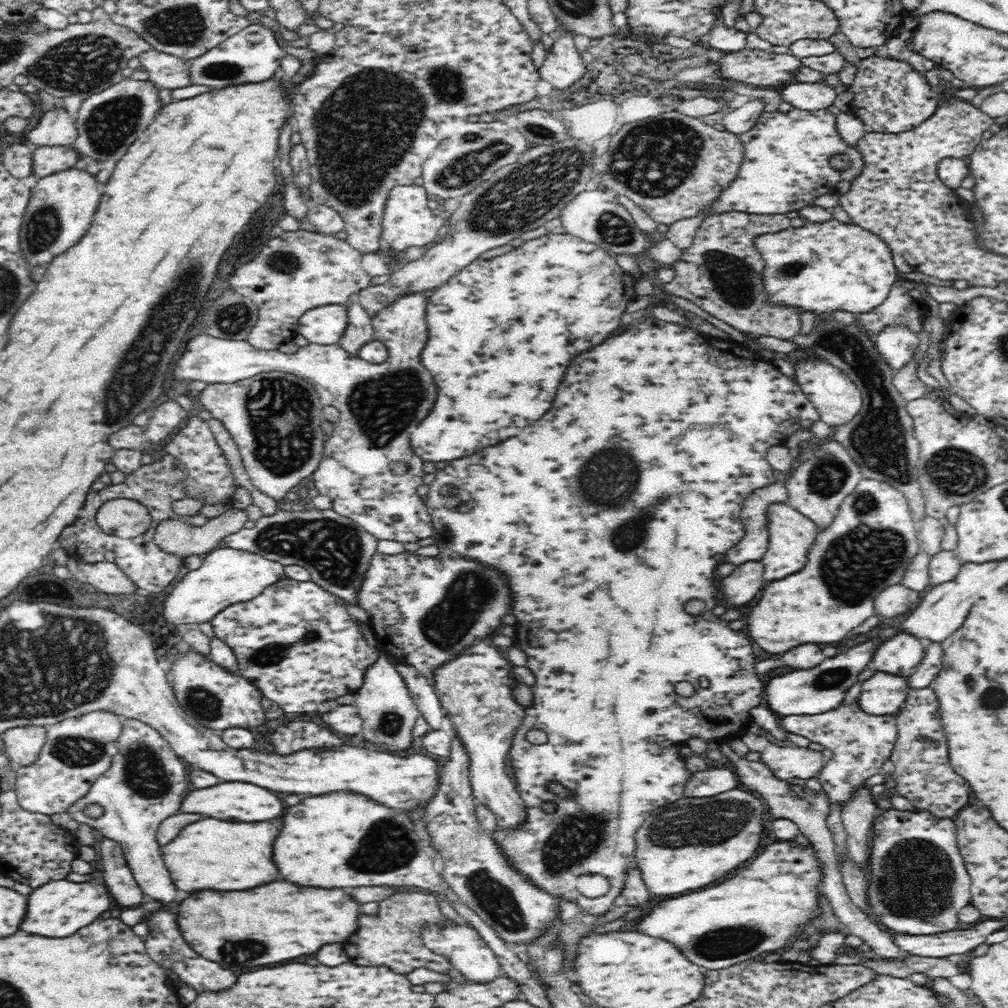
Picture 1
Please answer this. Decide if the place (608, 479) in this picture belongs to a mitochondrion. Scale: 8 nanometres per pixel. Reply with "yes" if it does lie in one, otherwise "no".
yes

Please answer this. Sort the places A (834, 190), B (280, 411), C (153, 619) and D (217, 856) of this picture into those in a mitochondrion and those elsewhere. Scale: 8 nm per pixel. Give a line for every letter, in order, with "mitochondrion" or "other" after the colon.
A: other
B: mitochondrion
C: other
D: other

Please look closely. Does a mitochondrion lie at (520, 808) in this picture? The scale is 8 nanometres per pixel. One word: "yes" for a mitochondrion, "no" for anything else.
no

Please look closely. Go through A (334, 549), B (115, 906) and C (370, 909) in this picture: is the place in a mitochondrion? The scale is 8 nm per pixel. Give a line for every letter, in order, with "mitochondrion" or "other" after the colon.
A: mitochondrion
B: other
C: other

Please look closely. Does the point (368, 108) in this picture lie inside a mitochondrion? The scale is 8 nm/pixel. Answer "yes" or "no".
yes

